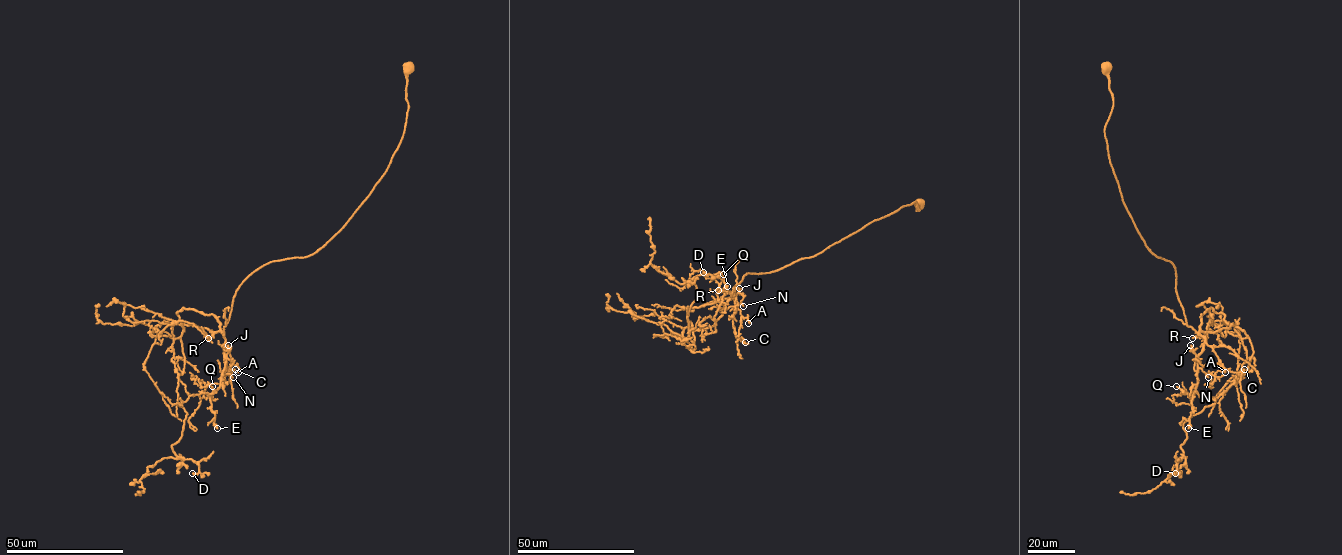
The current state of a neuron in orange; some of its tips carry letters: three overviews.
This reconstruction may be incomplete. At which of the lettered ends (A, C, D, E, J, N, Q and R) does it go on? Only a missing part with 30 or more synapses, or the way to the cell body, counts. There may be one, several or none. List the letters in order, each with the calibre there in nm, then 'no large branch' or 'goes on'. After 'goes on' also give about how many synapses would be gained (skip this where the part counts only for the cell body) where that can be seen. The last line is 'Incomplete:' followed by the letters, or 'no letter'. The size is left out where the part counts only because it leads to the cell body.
A: 360 nm thick; no large branch
C: 320 nm thick; no large branch
D: 420 nm thick; no large branch
E: 360 nm thick; goes on; about 40 synapses
J: 100 nm thick; no large branch
N: 110 nm thick; no large branch
Q: 160 nm thick; no large branch
R: 180 nm thick; goes on; about 35 synapses
Incomplete: E, R

